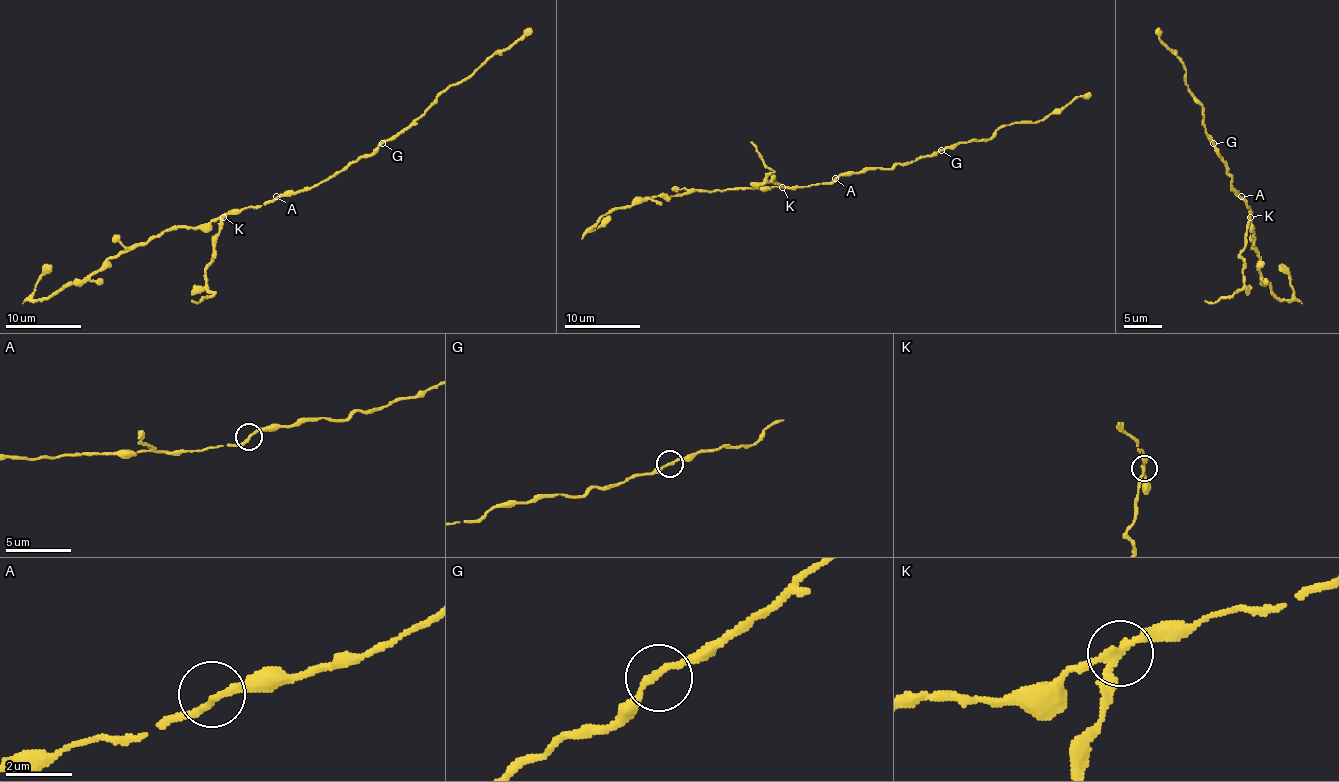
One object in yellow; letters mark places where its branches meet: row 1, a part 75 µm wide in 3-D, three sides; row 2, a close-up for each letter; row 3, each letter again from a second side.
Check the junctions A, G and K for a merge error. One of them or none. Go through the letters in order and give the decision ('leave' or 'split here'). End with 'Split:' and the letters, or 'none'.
A: leave
G: leave
K: split here
Split: K

